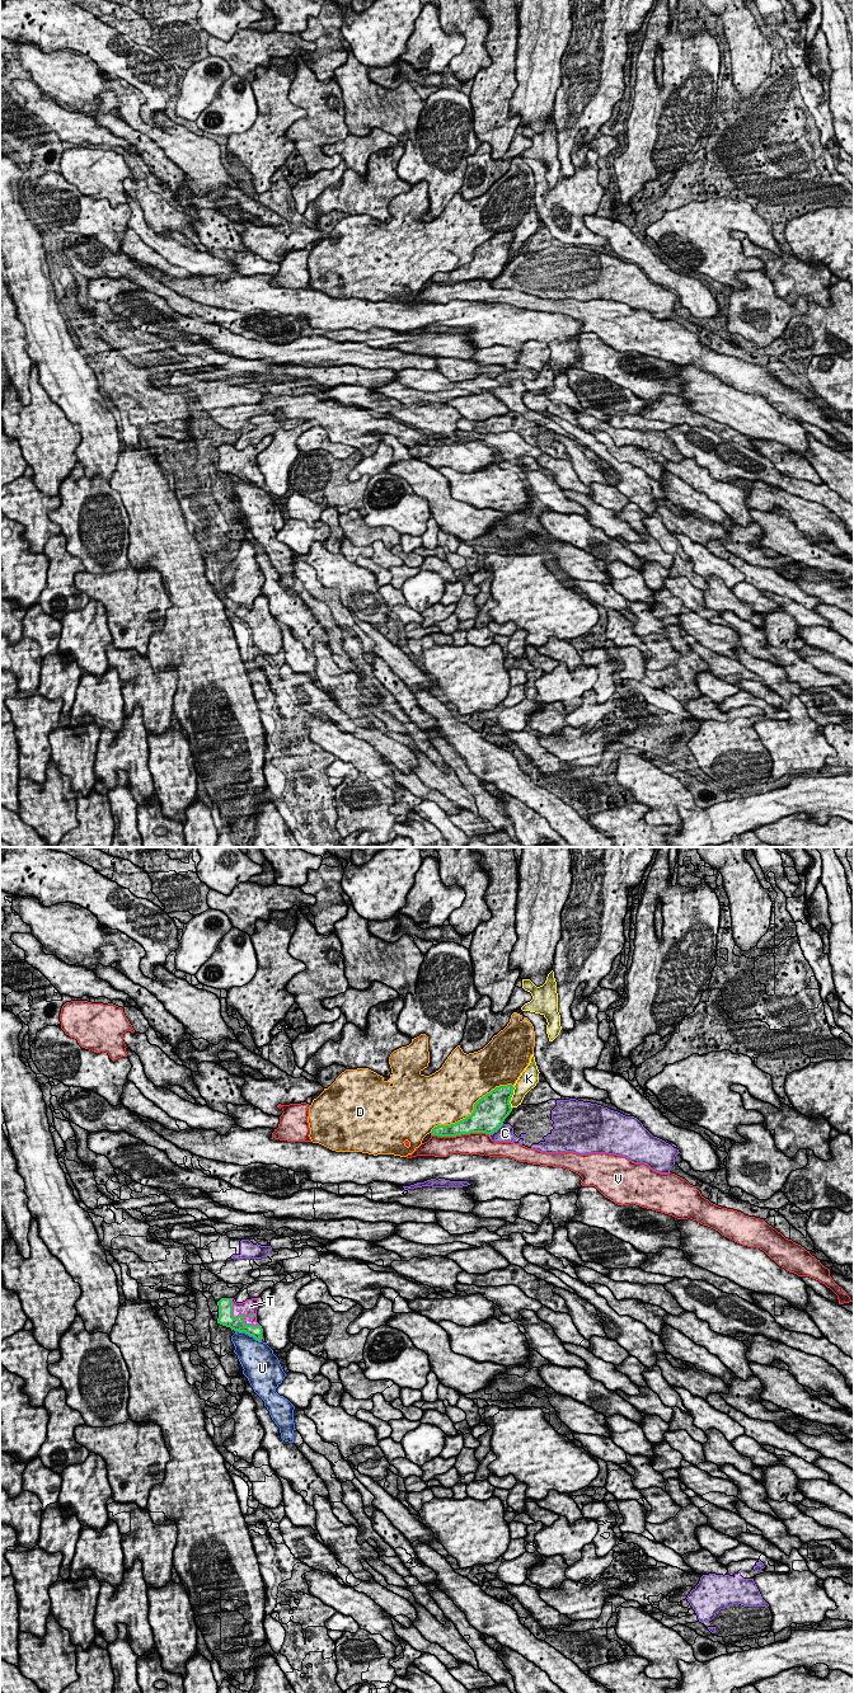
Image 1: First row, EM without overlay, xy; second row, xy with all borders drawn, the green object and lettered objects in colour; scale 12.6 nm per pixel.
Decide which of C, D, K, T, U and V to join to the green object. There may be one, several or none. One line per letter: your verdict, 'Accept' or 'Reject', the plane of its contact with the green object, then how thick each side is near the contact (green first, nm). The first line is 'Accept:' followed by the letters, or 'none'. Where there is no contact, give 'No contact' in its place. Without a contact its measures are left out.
Accept: T
C: Reject. Touches green in xy. Thickness 420 nm (green) against 200 nm
D: Reject. Touches green in xy. Thickness 420 nm (green) against 460 nm
K: Reject. Touches green in xy. Thickness 380 nm (green) against 220 nm
T: Accept. Touches green in xy. Thickness 190 nm (green) against 190 nm
U: Reject. Touches green in xy. Thickness 170 nm (green) against 360 nm
V: Reject. Touches green in xy. Thickness 260 nm (green) against 280 nm

